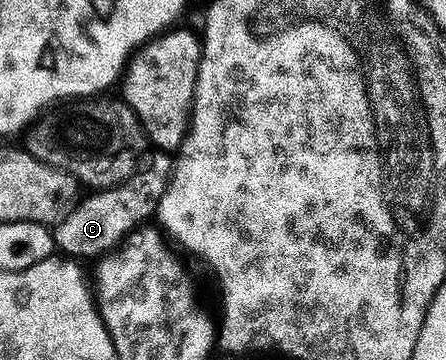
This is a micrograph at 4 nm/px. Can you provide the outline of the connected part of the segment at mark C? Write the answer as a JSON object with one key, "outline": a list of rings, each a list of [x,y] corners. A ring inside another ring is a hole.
{"outline":[[[150,150],[143,160],[143,169],[132,175],[123,185],[106,191],[93,191],[82,198],[66,219],[52,228],[51,235],[57,242],[62,256],[73,261],[96,261],[103,255],[117,250],[137,228],[146,226],[156,216],[163,193],[169,187],[171,159],[166,152]]]}

